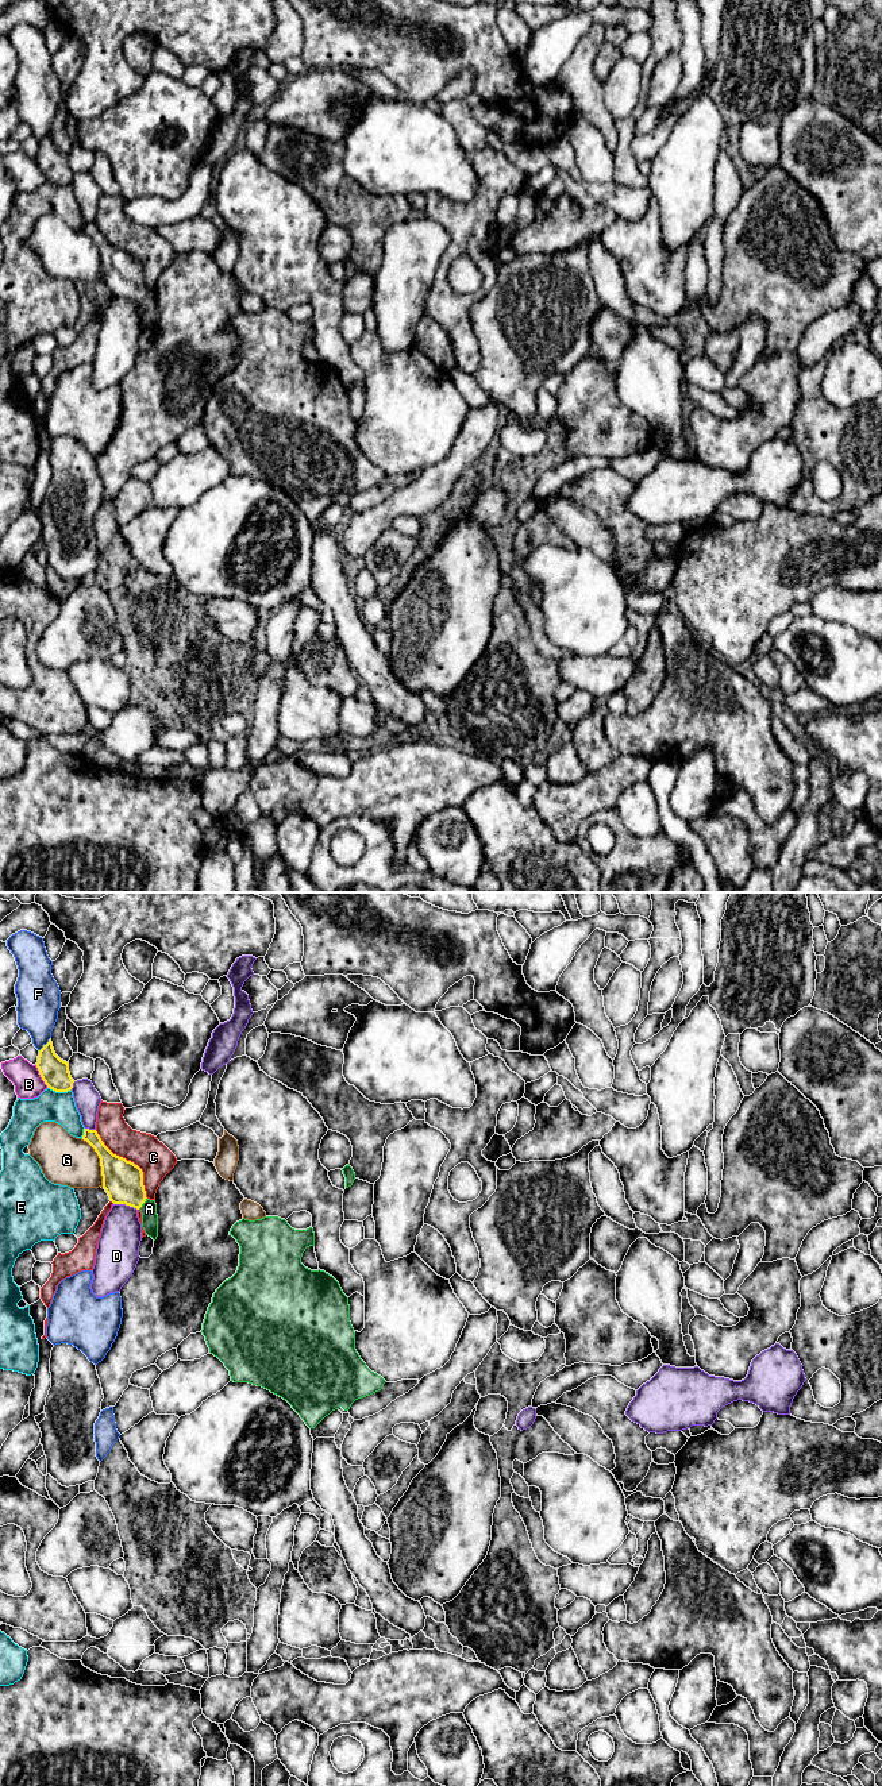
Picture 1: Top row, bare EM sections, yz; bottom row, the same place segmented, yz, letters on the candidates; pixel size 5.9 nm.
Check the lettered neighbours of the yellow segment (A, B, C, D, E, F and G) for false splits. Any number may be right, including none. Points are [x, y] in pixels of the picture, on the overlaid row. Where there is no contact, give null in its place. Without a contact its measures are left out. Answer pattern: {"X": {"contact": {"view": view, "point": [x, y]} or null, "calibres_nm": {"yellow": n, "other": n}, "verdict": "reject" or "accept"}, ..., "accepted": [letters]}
{"A": {"contact": {"view": "yz", "point": [143, 1202]}, "calibres_nm": {"yellow": 240, "other": 100}, "verdict": "accept"}, "B": {"contact": {"view": "yz", "point": [41, 1076]}, "calibres_nm": {"yellow": 170, "other": 170}, "verdict": "reject"}, "C": {"contact": {"view": "yz", "point": [130, 1161]}, "calibres_nm": {"yellow": 240, "other": 200}, "verdict": "reject"}, "D": {"contact": {"view": "yz", "point": [126, 1204]}, "calibres_nm": {"yellow": 240, "other": 240}, "verdict": "reject"}, "E": {"contact": {"view": "yz", "point": [60, 1091]}, "calibres_nm": {"yellow": 170, "other": 190}, "verdict": "reject"}, "F": {"contact": {"view": "yz", "point": [46, 1044]}, "calibres_nm": {"yellow": 170, "other": 260}, "verdict": "reject"}, "G": {"contact": {"view": "yz", "point": [100, 1162]}, "calibres_nm": {"yellow": 240, "other": 300}, "verdict": "reject"}, "accepted": ["A"]}

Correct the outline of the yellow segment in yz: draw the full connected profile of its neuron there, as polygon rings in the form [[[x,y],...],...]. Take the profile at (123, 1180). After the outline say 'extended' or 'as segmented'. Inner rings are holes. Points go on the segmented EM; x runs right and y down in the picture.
[[[84,1129],[86,1141],[100,1158],[103,1188],[113,1204],[126,1204],[142,1212],[142,1227],[154,1241],[158,1237],[155,1200],[146,1197],[142,1169],[131,1161],[113,1154],[96,1130]]]; extended

